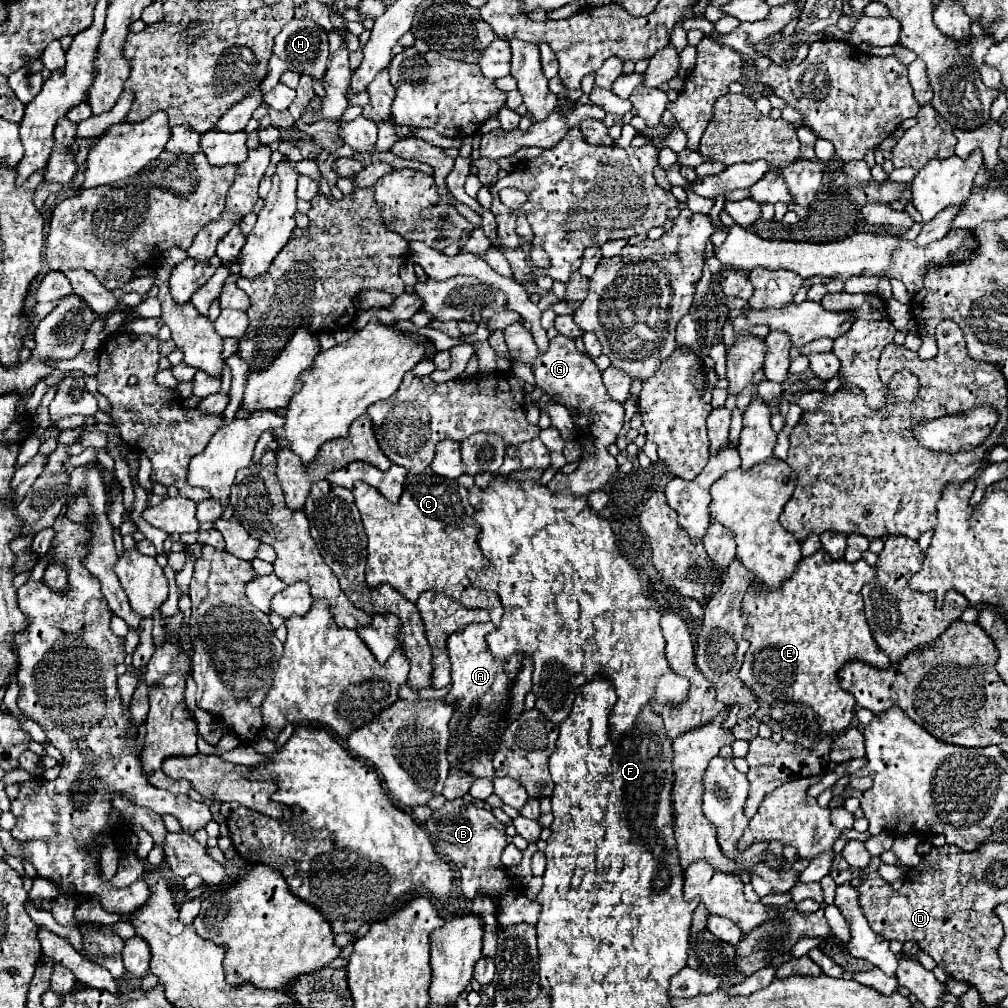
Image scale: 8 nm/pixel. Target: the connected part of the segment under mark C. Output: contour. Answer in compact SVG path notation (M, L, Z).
M425 469L423 473L407 473L397 503L387 501L377 489L363 481L355 481L353 495L369 539L365 567L367 585L389 583L413 603L423 591L445 593L467 609L487 609L491 621L499 625L503 615L499 595L473 589L467 577L469 569L485 567L487 559L477 545L479 523L475 521L475 509L469 503L465 487Z

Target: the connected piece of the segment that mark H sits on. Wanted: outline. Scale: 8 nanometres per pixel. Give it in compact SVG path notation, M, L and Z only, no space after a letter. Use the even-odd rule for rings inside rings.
M291 19L275 37L273 55L293 65L293 71L321 81L329 59L327 33L309 19Z

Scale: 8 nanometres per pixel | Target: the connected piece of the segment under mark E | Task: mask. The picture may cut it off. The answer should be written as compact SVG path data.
M823 549L803 557L795 573L781 583L777 591L751 589L743 599L743 609L747 611L747 627L743 637L749 641L745 661L739 677L751 689L759 701L755 717L767 723L771 729L779 729L783 739L789 743L801 743L803 747L813 747L827 735L837 735L851 723L855 697L839 687L837 671L853 659L867 661L875 667L887 667L889 657L877 649L875 639L869 631L861 587L875 577L875 567L867 565L863 559L849 563L845 559L833 559Z

